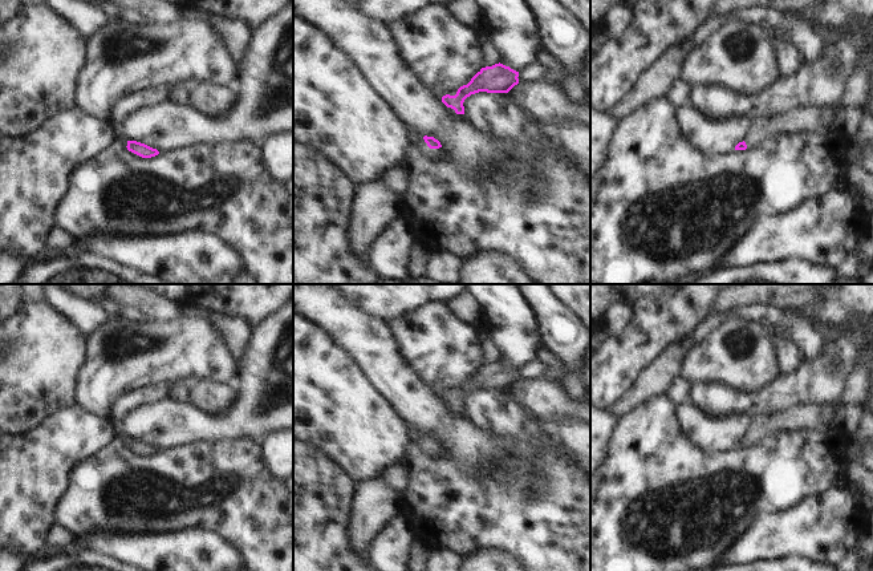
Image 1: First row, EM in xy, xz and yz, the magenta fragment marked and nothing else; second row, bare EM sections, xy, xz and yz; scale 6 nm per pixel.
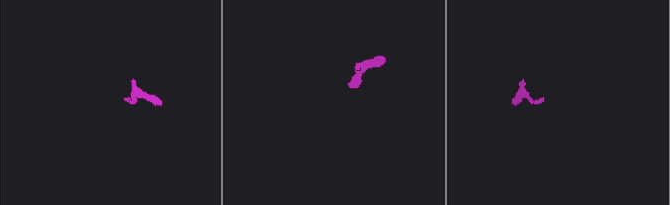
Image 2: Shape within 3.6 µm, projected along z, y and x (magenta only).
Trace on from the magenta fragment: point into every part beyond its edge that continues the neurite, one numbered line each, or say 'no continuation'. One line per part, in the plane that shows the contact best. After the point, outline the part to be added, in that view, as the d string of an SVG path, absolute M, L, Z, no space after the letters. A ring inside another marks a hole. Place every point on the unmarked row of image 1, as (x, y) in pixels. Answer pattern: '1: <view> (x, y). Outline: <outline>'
1: xz (433, 452). Outline: M423 436L418 438L419 450L430 458L443 458L446 455L446 450L443 445L430 446Z

